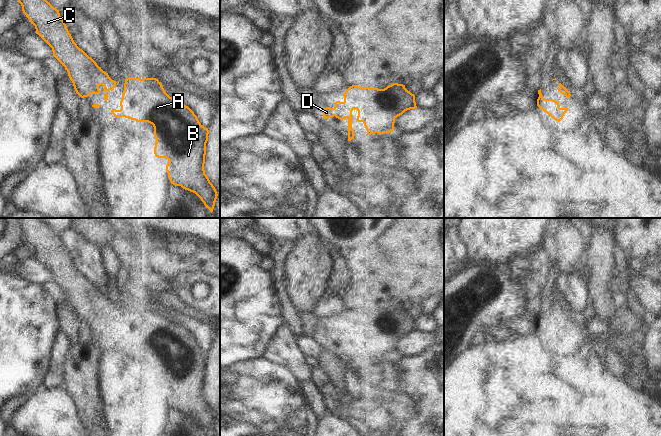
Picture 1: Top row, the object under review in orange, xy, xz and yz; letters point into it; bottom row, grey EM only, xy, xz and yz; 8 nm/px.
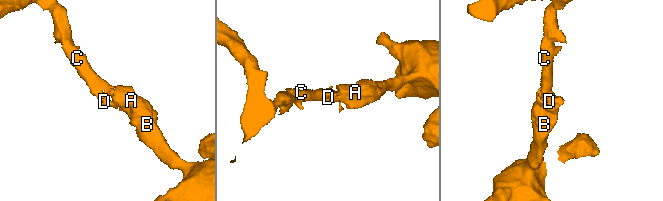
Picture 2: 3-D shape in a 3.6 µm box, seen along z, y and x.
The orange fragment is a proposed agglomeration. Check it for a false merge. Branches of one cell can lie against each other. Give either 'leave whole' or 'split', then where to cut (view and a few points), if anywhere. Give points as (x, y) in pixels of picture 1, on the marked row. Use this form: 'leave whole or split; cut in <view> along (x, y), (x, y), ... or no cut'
leave whole; no cut

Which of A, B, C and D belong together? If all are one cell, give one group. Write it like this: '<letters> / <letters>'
A B C D

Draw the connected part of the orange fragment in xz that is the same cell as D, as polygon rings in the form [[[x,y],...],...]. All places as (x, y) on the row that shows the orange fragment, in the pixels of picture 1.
[[[393,83],[384,89],[350,86],[343,94],[344,101],[336,101],[335,107],[326,107],[323,118],[348,119],[348,141],[354,139],[352,111],[358,111],[357,121],[363,122],[367,134],[390,133],[395,119],[405,111],[417,108],[415,95],[405,85]]]

